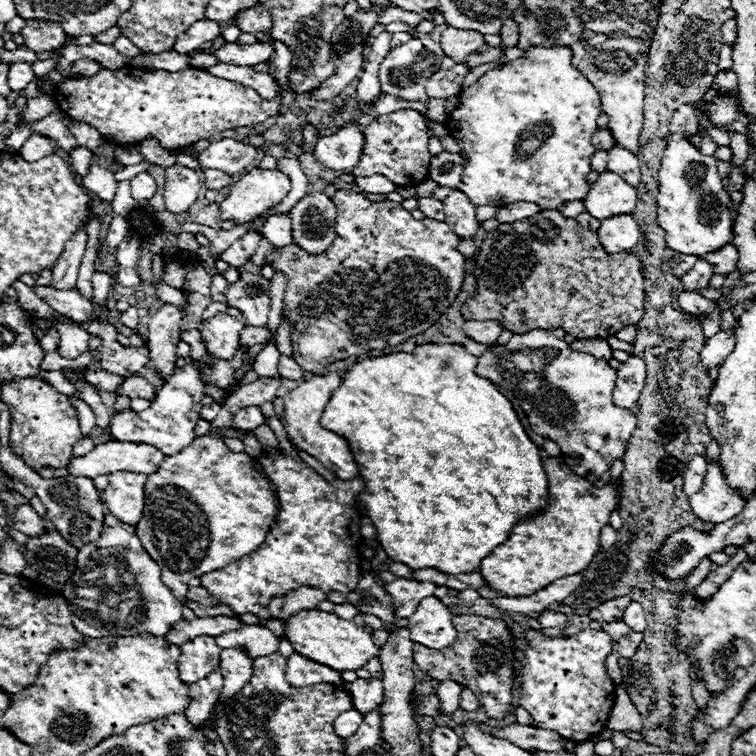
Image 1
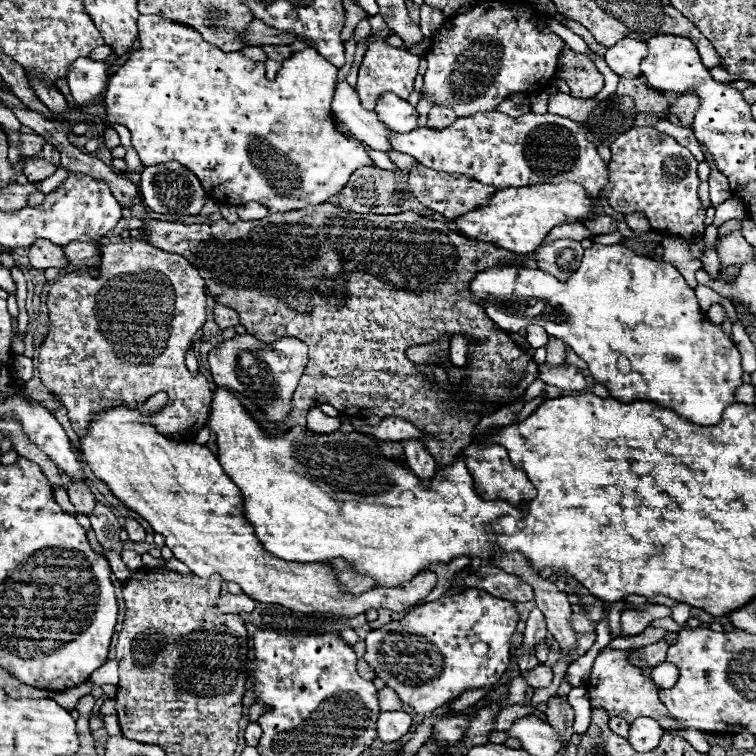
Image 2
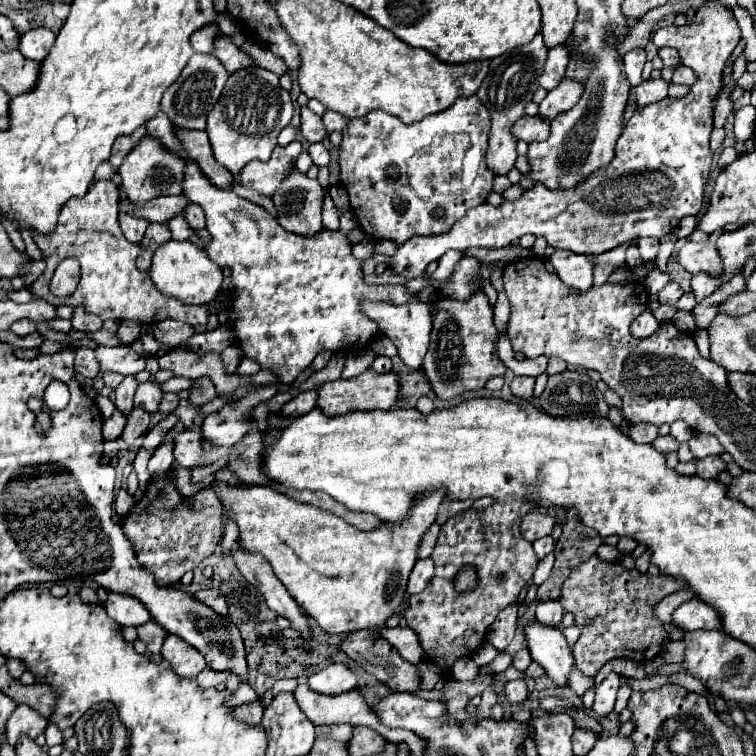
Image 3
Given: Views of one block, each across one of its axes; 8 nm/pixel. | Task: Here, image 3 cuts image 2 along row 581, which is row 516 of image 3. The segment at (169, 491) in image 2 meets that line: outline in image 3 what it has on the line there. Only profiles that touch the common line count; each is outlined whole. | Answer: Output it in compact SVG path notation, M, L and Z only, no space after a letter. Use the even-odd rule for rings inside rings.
M212 482L210 488L218 496L224 516L232 518L240 530L238 542L246 554L260 554L268 560L274 570L274 576L286 586L290 596L298 602L298 606L314 618L320 628L328 634L336 636L350 636L358 630L368 632L382 632L386 628L386 620L394 616L406 602L406 582L408 576L418 560L418 546L426 528L436 522L438 506L444 498L444 490L428 492L418 498L414 504L410 518L400 524L384 524L374 532L362 532L354 526L348 526L342 518L324 512L316 506L302 504L292 500L290 496L270 488L270 486L230 486L226 482Z

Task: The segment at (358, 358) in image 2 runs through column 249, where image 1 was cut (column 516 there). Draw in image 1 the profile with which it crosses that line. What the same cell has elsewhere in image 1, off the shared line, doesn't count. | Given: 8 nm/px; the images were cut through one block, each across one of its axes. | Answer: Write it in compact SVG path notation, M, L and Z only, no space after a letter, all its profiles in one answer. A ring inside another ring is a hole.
M542 210L530 218L524 218L524 220L516 220L516 222L506 222L506 224L500 224L500 228L492 230L486 234L486 240L480 244L480 254L474 258L476 262L476 268L474 270L474 276L476 276L476 294L472 298L466 300L466 304L462 306L462 316L466 316L466 320L500 320L504 324L506 330L512 330L514 334L524 334L524 332L530 332L530 330L536 330L536 328L542 328L542 330L556 330L556 328L562 328L566 334L574 336L576 340L578 338L608 338L612 334L616 334L618 330L626 328L626 326L634 326L638 324L638 320L642 320L644 316L644 300L646 300L646 292L644 292L644 276L642 276L642 262L632 254L632 252L618 252L618 254L608 254L602 244L598 242L598 236L596 232L592 230L584 230L584 228L578 228L578 222L572 220L572 218L566 218L562 216L558 210Z

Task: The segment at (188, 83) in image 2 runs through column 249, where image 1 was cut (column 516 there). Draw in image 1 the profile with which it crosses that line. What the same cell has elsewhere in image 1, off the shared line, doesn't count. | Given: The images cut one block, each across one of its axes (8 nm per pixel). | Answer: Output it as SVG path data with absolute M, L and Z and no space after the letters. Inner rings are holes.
M532 46L532 48L526 48L522 58L510 60L502 68L488 70L480 80L476 80L472 86L462 90L458 94L458 100L460 102L458 102L456 110L450 112L448 118L446 118L446 128L448 128L450 136L458 140L462 152L468 156L468 164L464 166L464 176L462 176L462 180L460 180L460 184L456 188L460 192L466 192L466 196L470 196L470 202L474 202L476 206L484 206L484 204L504 206L504 204L524 200L524 202L538 204L542 210L556 210L566 200L582 200L582 196L586 196L588 182L584 180L584 176L590 172L590 160L592 160L592 154L594 154L594 146L590 144L590 138L592 138L592 134L596 130L596 118L602 114L602 102L600 102L598 90L588 82L588 78L572 68L570 48L566 48L566 46L554 46L554 48Z

